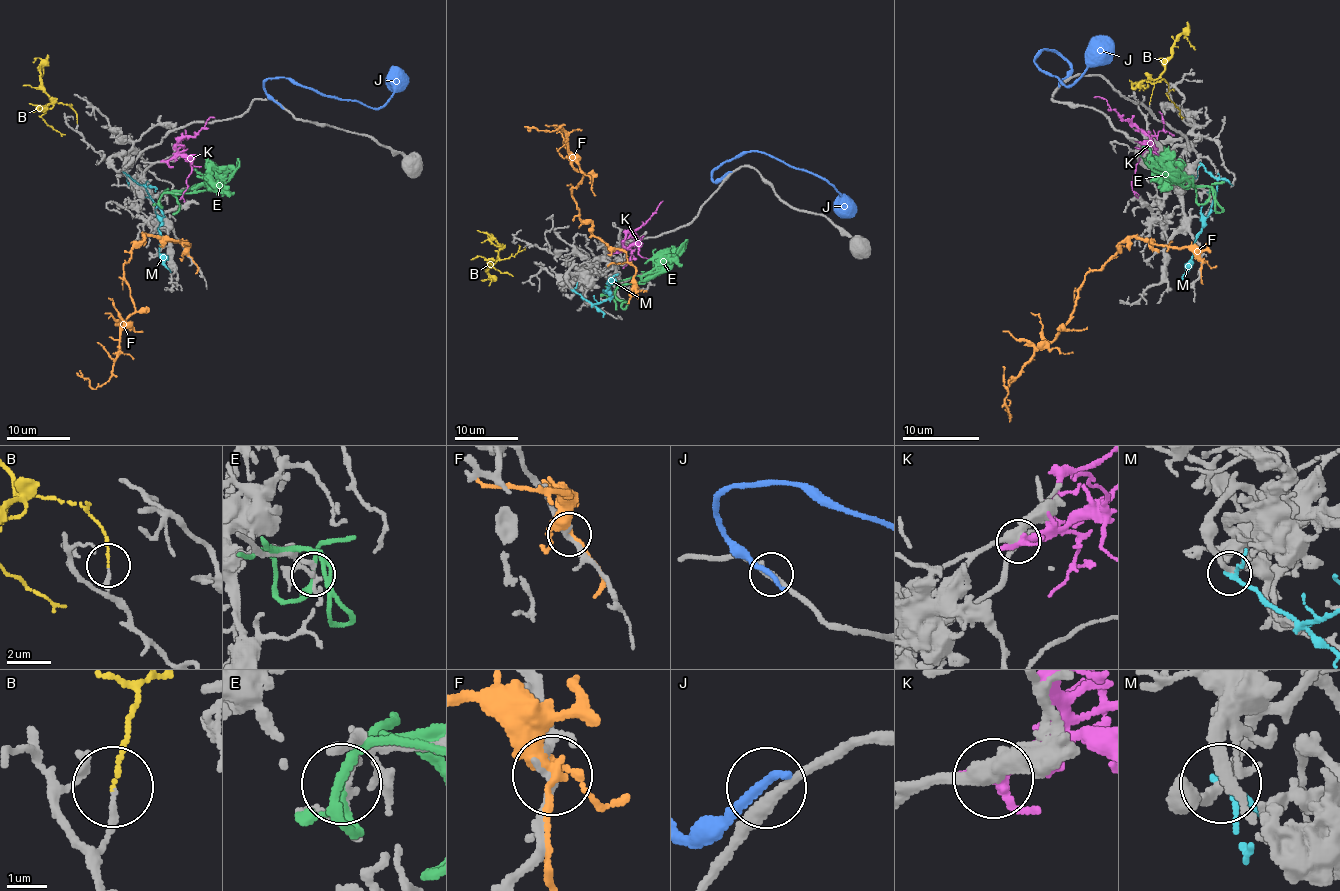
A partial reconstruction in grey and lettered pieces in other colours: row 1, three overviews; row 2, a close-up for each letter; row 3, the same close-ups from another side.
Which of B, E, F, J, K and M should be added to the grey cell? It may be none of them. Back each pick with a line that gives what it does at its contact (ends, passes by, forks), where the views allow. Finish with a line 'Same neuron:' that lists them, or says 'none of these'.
B: It ends there
Same neuron: B

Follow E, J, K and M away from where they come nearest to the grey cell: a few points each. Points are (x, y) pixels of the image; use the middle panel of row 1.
E: (608, 297), (613, 299), (621, 286), (635, 284), (648, 278), (686, 241)
J: (728, 174), (715, 182), (712, 172), (750, 152), (766, 153), (824, 177), (840, 193), (841, 209), (846, 214)
K: (614, 252), (624, 248), (624, 240), (632, 230), (641, 227), (662, 201)
M: (573, 289), (592, 304), (606, 300), (611, 296), (606, 288), (619, 273)

